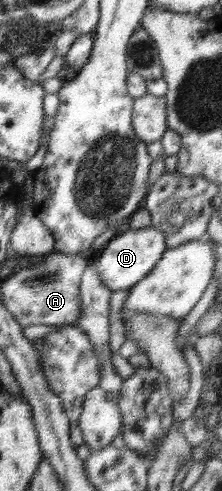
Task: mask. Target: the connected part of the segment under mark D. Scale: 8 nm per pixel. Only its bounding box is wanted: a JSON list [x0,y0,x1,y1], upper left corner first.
[95,226,166,292]

